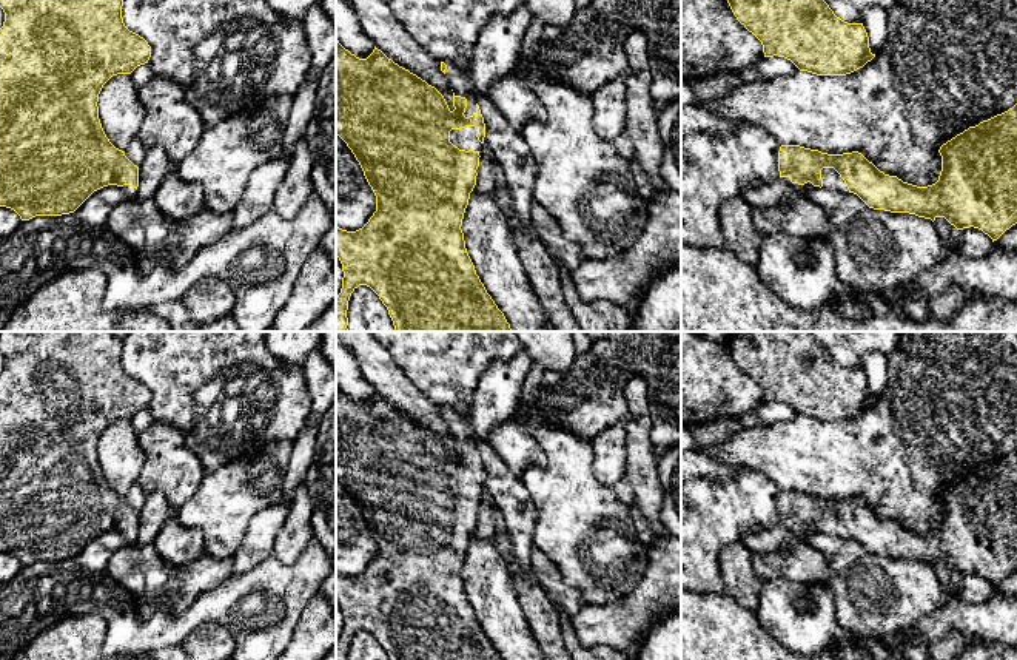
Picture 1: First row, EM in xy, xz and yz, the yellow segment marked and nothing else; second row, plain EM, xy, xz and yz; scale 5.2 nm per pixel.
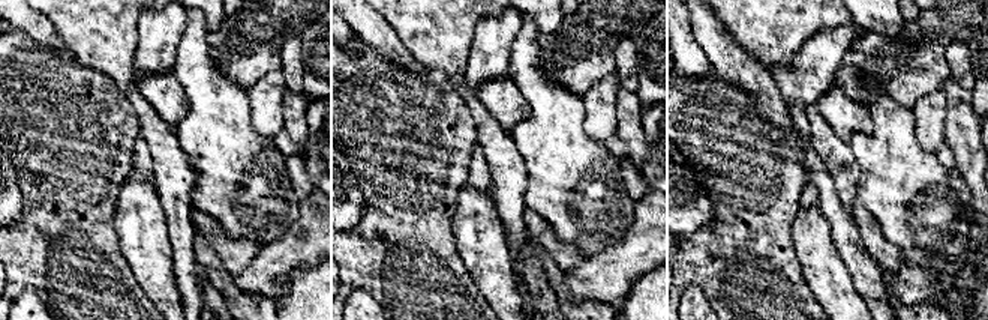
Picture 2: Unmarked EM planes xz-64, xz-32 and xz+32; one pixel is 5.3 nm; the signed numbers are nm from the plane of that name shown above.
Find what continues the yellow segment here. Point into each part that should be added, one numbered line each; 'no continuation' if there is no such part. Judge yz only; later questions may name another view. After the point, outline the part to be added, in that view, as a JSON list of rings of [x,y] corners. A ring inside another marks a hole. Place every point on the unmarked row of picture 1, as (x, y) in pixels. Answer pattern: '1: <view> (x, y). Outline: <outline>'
1: yz (831, 525). Outline: [[[823,514],[821,524],[823,524],[823,534],[829,534],[837,538],[849,538],[844,526],[834,514]]]
2: yz (780, 537). Outline: [[[777,523],[764,530],[754,532],[750,537],[741,540],[741,543],[752,554],[770,554],[806,543],[806,537],[812,532],[811,527],[798,530],[792,529],[789,523]]]

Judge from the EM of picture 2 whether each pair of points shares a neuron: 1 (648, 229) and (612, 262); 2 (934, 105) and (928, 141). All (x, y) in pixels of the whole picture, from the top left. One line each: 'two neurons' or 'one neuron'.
1: one neuron
2: one neuron

